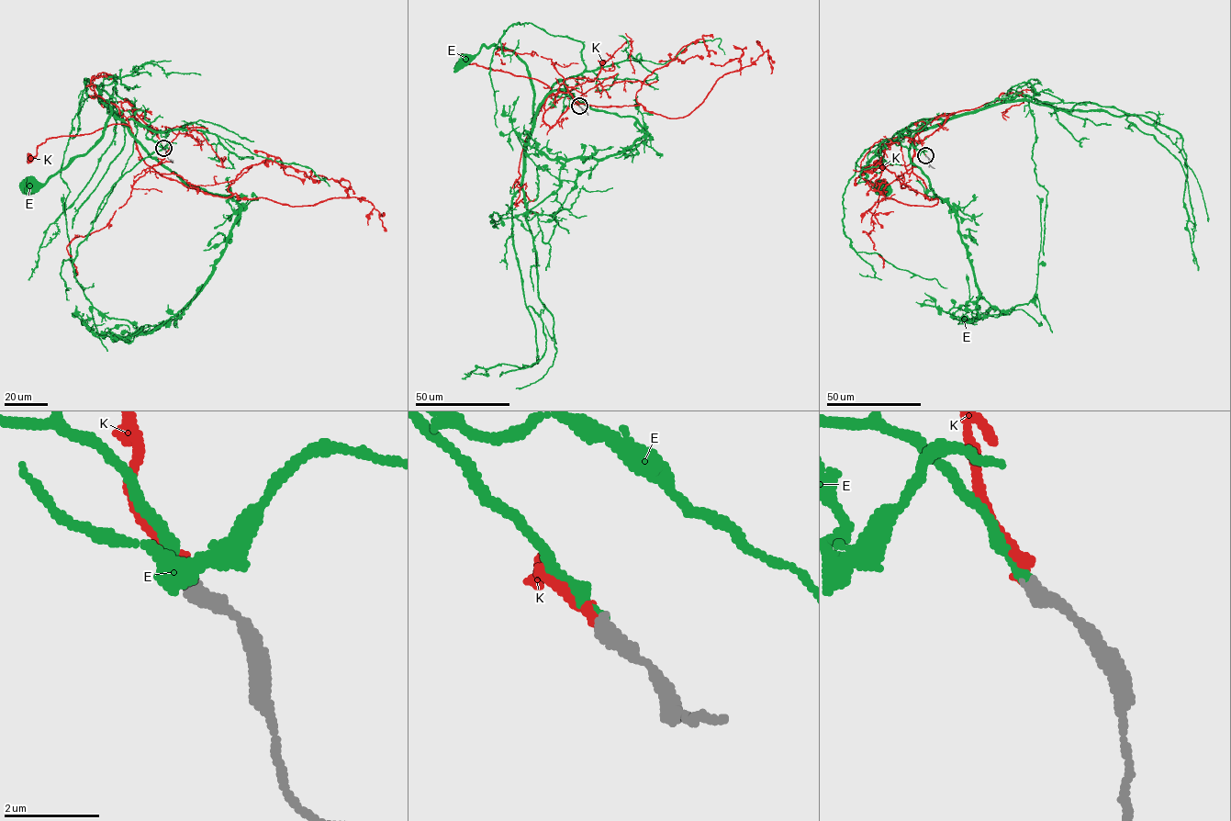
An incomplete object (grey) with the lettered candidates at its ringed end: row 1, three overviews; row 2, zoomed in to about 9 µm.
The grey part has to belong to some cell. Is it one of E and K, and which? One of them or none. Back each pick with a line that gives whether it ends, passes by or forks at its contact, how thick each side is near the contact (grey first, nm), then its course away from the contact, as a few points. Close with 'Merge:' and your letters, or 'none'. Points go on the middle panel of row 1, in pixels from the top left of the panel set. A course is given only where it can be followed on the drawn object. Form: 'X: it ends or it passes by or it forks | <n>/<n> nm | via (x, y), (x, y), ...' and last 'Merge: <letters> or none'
E: it ends | 360/200 nm | via (579, 106), (565, 93), (564, 82), (558, 81), (533, 122), (531, 75), (511, 50), (483, 46), (463, 61)
Merge: E

